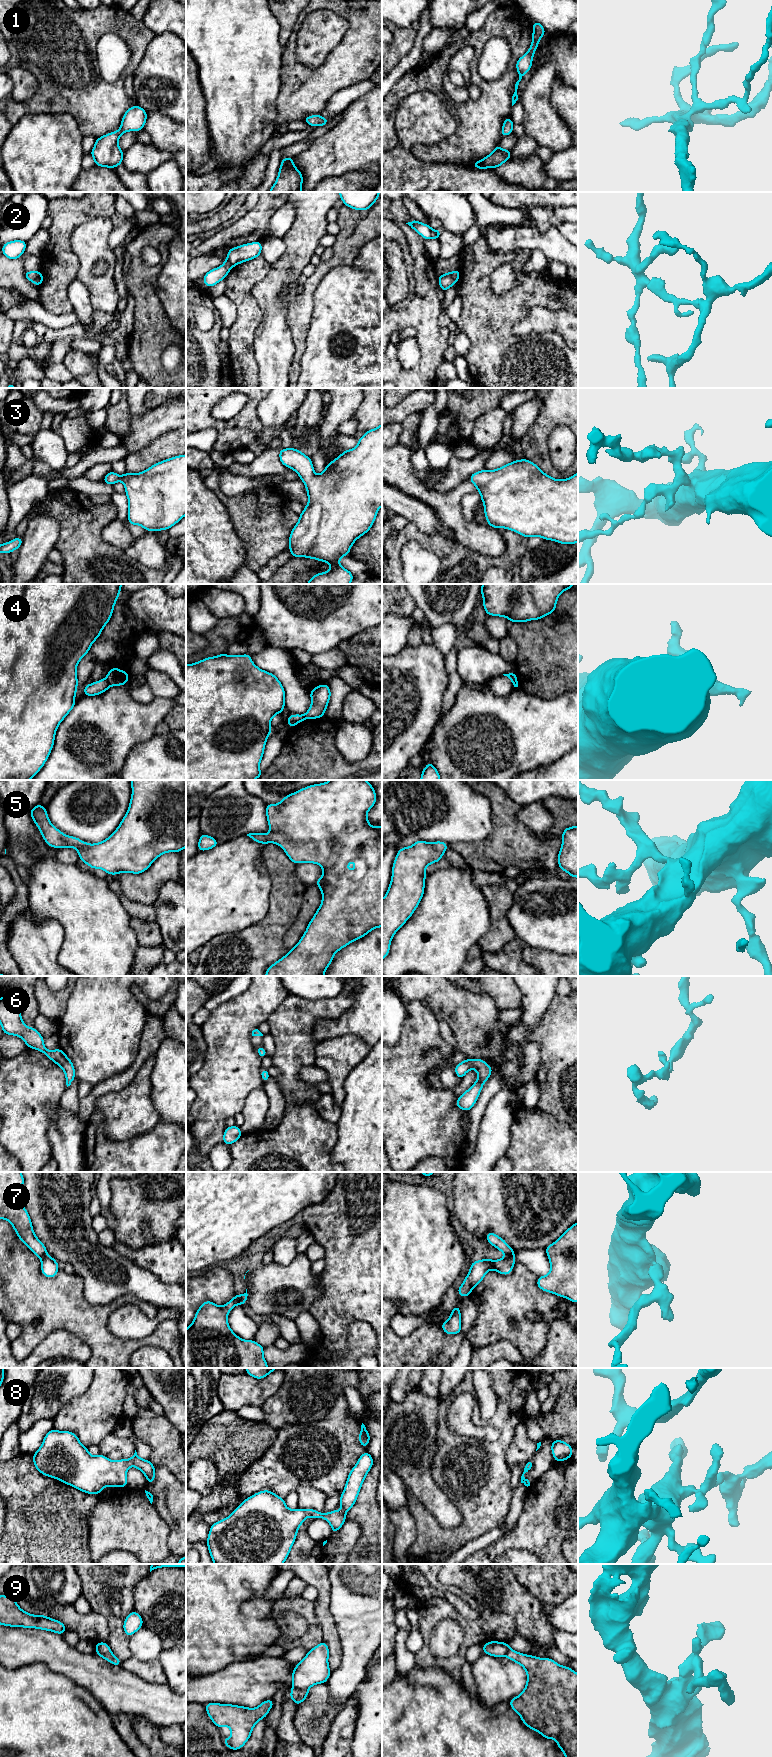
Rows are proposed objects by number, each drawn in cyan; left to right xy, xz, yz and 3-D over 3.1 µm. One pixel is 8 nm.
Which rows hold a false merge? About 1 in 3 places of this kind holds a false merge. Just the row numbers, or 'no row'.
2, 4, 7, 9

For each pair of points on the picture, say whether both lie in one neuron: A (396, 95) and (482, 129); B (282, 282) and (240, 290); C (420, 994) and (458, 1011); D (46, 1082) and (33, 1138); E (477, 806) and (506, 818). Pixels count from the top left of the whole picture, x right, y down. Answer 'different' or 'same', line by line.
A: same
B: different
C: same
D: same
E: different

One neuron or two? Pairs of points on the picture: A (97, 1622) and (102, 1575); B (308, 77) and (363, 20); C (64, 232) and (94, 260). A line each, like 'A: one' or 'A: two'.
A: two
B: one
C: two

